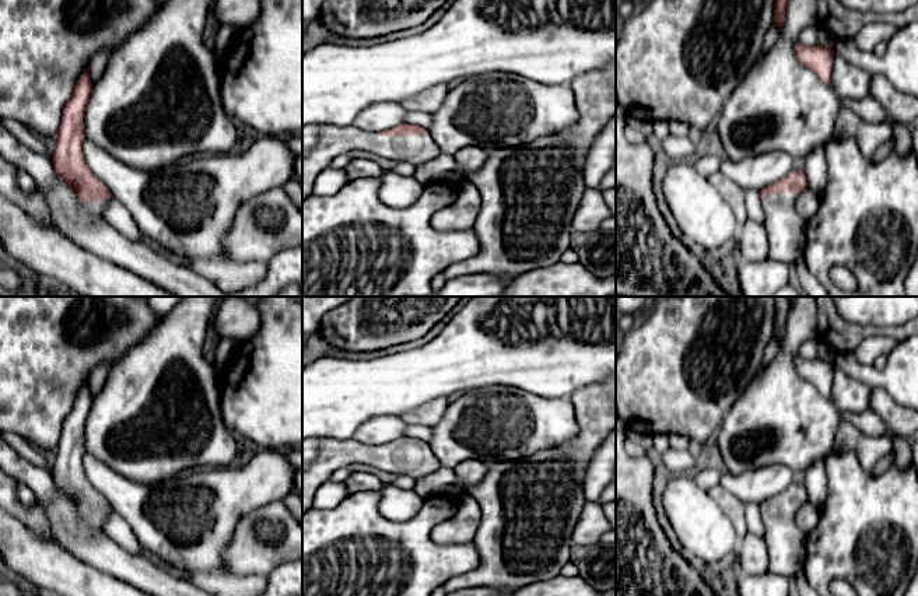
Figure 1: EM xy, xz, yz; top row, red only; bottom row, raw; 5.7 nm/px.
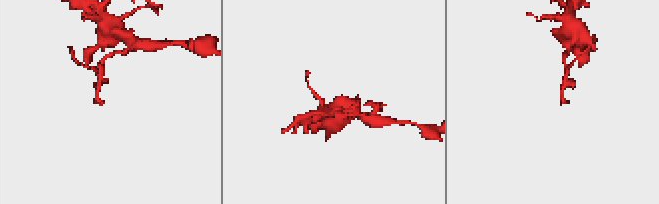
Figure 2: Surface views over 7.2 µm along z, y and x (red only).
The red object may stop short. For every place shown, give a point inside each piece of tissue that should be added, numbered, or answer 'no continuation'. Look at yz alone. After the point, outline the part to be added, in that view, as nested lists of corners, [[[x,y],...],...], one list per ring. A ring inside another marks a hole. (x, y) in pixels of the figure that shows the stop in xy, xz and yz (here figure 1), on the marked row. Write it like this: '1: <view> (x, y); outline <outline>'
1: yz (787, 230); outline [[[770,193],[761,200],[770,257],[795,264],[806,245],[806,221],[796,210],[799,193]]]

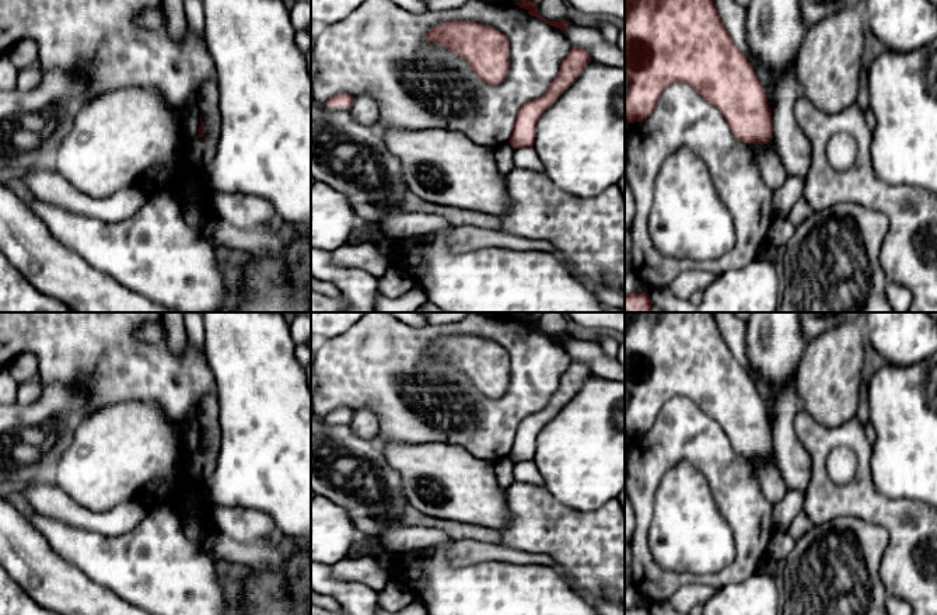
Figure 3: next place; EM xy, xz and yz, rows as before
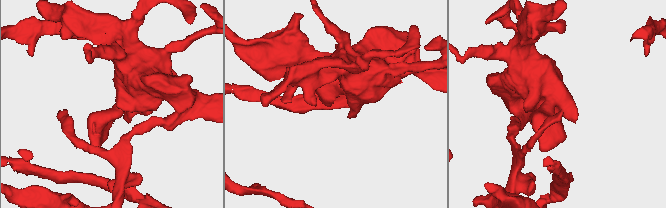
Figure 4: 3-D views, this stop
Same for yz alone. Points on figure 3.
no continuation

